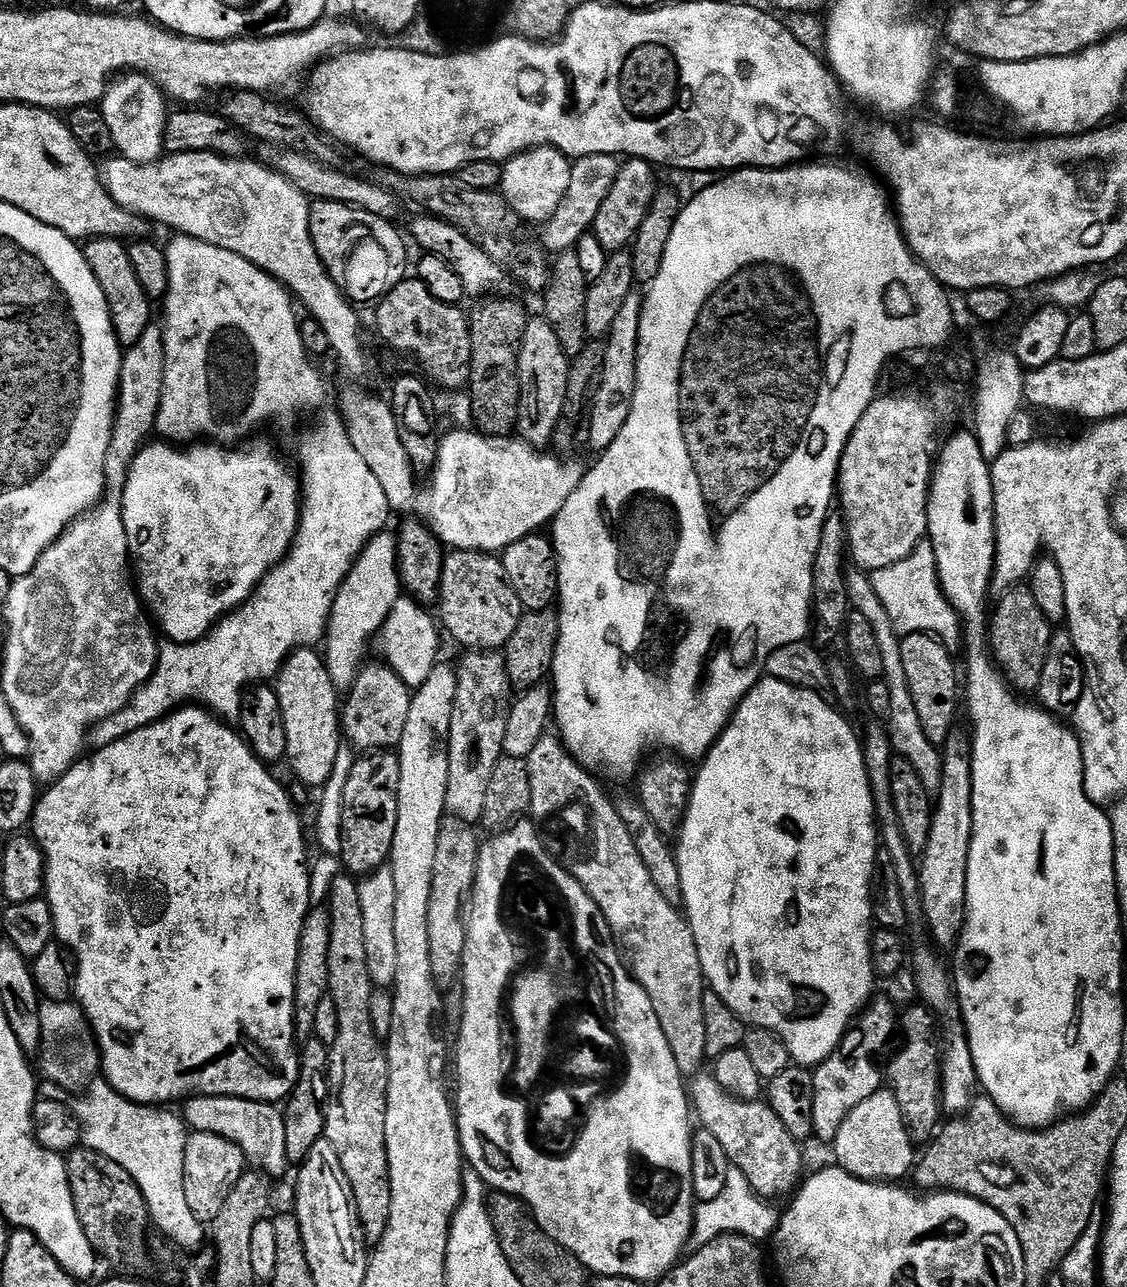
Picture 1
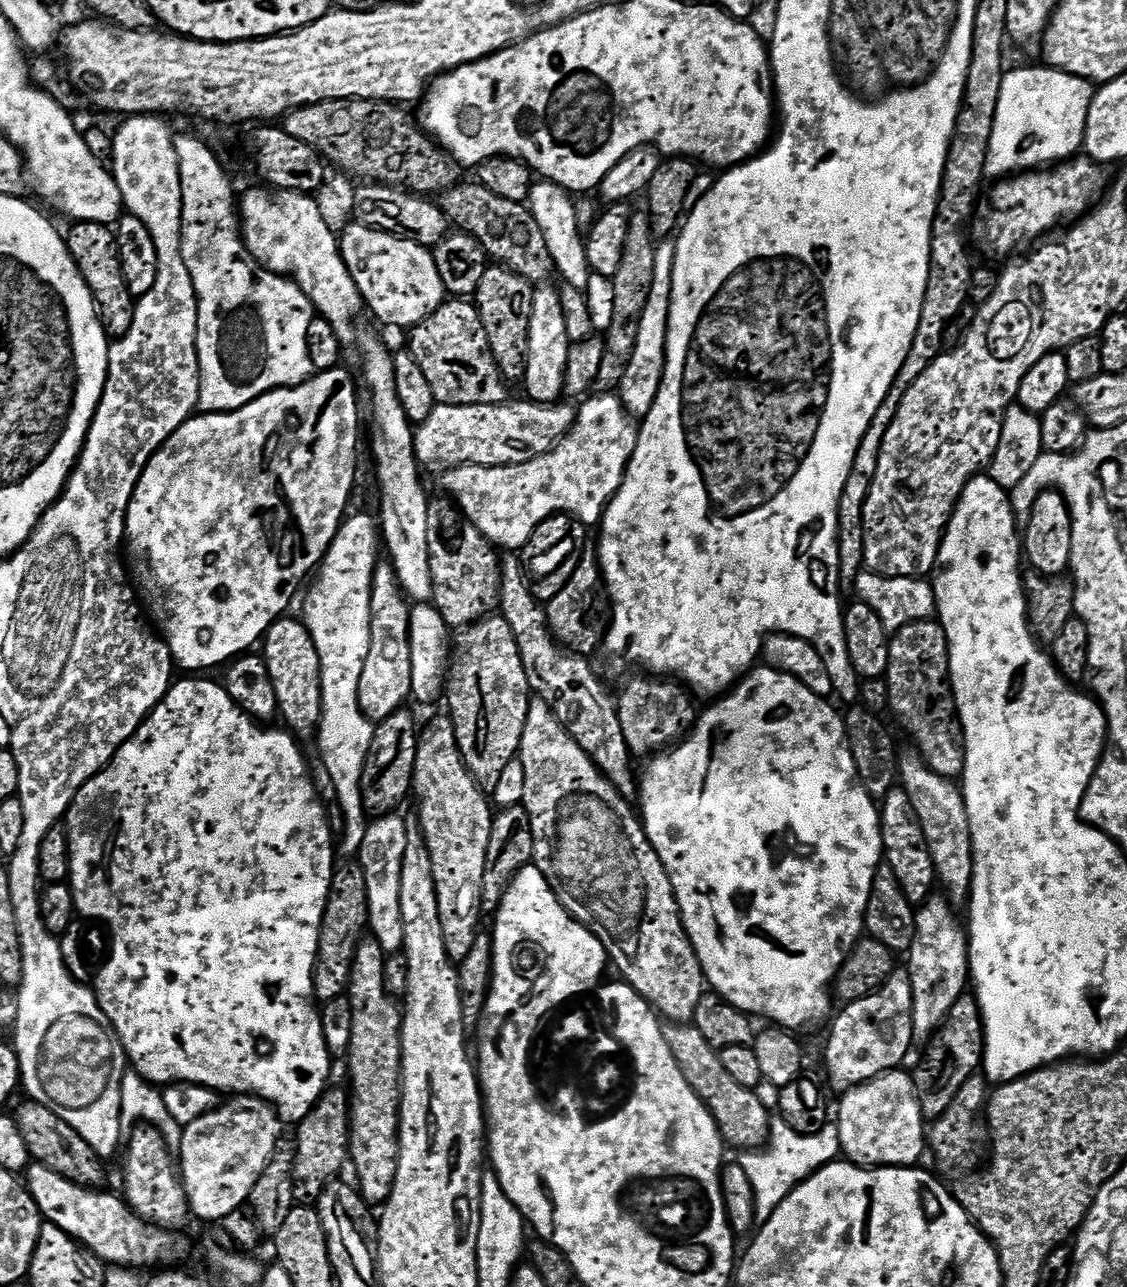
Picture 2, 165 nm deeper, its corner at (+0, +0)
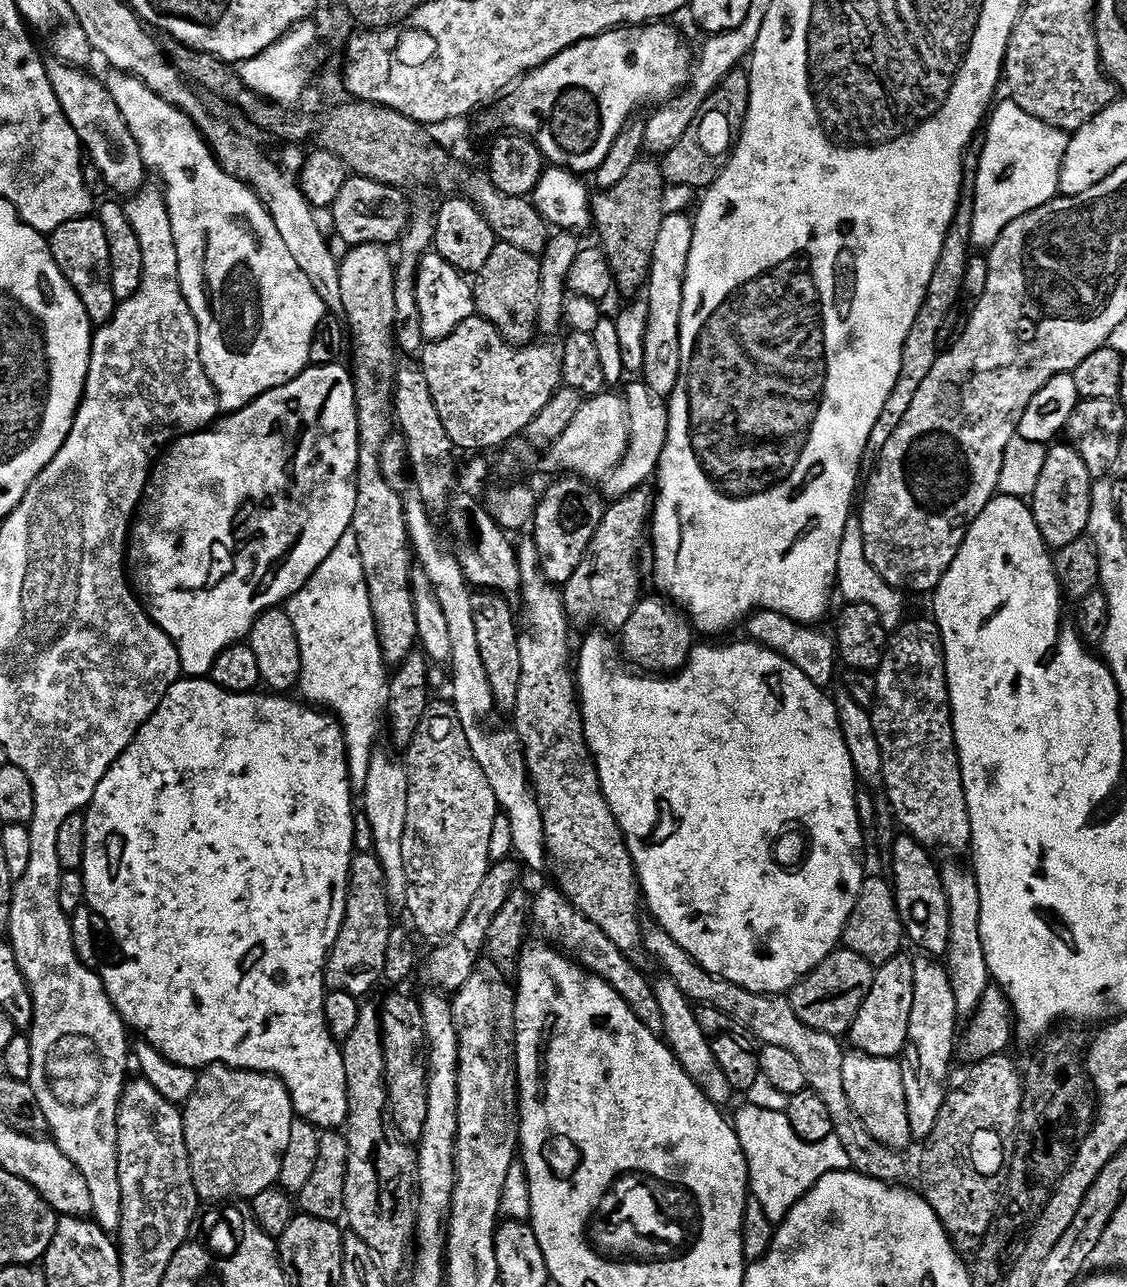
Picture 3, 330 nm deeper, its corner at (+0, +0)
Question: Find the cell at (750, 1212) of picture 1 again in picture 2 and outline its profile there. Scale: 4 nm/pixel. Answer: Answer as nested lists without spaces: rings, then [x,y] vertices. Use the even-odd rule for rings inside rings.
[[[773,1119],[768,1143],[763,1148],[745,1151],[741,1155],[744,1157],[738,1160],[754,1190],[757,1221],[768,1220],[799,1184],[810,1179],[818,1169],[833,1163],[840,1155],[840,1132],[835,1123],[829,1122],[825,1128],[818,1130],[818,1134],[798,1134],[798,1130],[791,1128],[785,1120]]]

